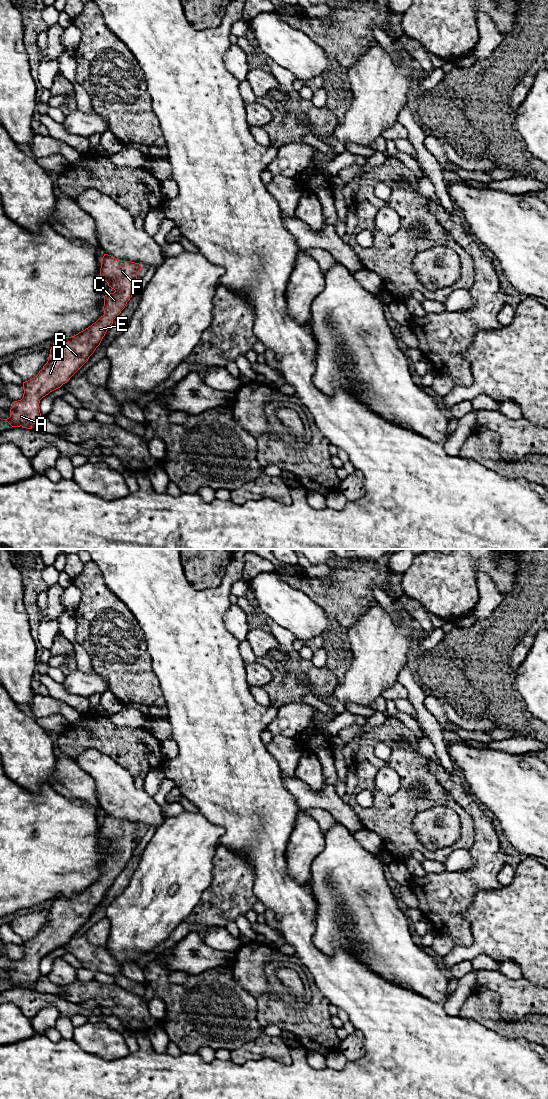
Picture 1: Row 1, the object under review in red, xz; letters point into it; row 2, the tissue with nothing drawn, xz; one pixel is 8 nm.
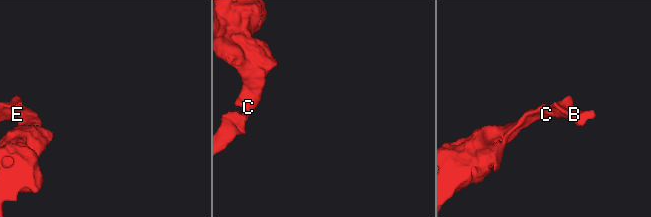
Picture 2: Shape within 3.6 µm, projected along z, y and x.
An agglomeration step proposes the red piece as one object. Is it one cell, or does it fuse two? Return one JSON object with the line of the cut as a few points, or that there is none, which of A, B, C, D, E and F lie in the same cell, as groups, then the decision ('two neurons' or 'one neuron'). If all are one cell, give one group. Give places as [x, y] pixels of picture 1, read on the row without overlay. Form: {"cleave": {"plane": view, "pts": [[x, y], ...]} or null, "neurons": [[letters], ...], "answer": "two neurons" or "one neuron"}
{"cleave": null, "neurons": [["A", "B", "C", "D", "E", "F"]], "answer": "one neuron"}

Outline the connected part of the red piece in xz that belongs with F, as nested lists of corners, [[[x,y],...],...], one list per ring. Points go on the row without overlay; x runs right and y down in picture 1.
[[[104,814],[100,836],[115,850],[104,856],[104,875],[78,894],[55,899],[47,923],[32,939],[23,942],[23,958],[14,961],[10,977],[3,979],[12,987],[32,989],[41,976],[40,960],[60,948],[88,921],[100,905],[113,880],[125,868],[137,845],[139,823],[120,821]]]

